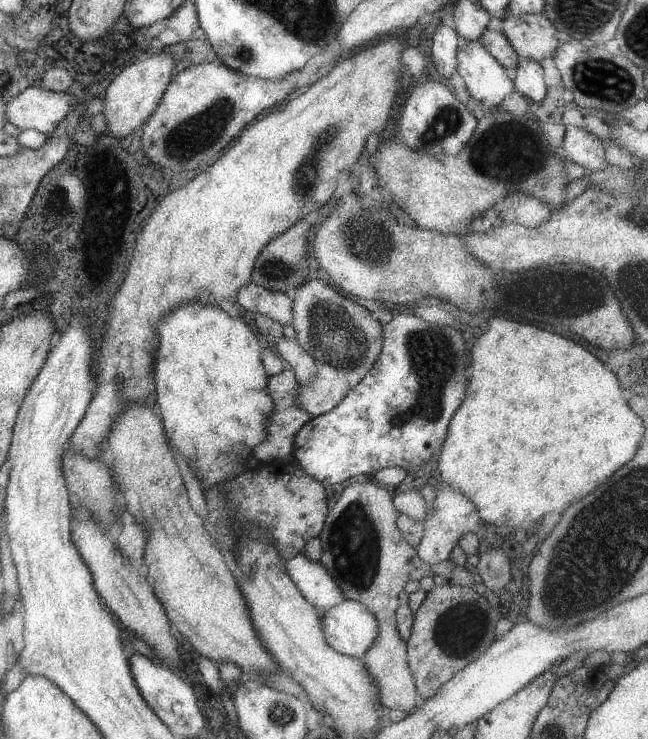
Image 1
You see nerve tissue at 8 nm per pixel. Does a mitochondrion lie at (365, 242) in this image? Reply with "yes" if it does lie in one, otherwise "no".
yes

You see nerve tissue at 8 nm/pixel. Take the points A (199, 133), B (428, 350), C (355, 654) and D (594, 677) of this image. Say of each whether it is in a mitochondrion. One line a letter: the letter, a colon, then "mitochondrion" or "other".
A: mitochondrion
B: mitochondrion
C: other
D: other

